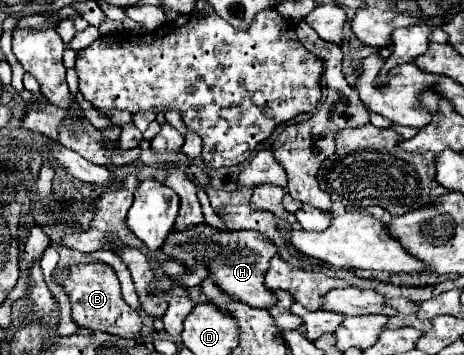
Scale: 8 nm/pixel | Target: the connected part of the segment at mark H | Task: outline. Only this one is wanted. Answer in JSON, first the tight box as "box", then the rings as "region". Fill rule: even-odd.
{"box":[160,222,278,308],"region":[[[202,222],[194,228],[172,230],[160,250],[166,258],[172,258],[186,268],[204,264],[210,272],[208,278],[238,302],[244,302],[252,308],[270,308],[276,304],[276,296],[272,296],[272,292],[264,286],[264,274],[268,270],[270,258],[276,256],[278,250],[256,230],[218,230]]]}

